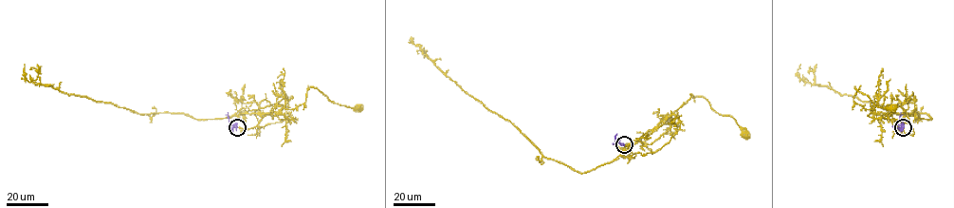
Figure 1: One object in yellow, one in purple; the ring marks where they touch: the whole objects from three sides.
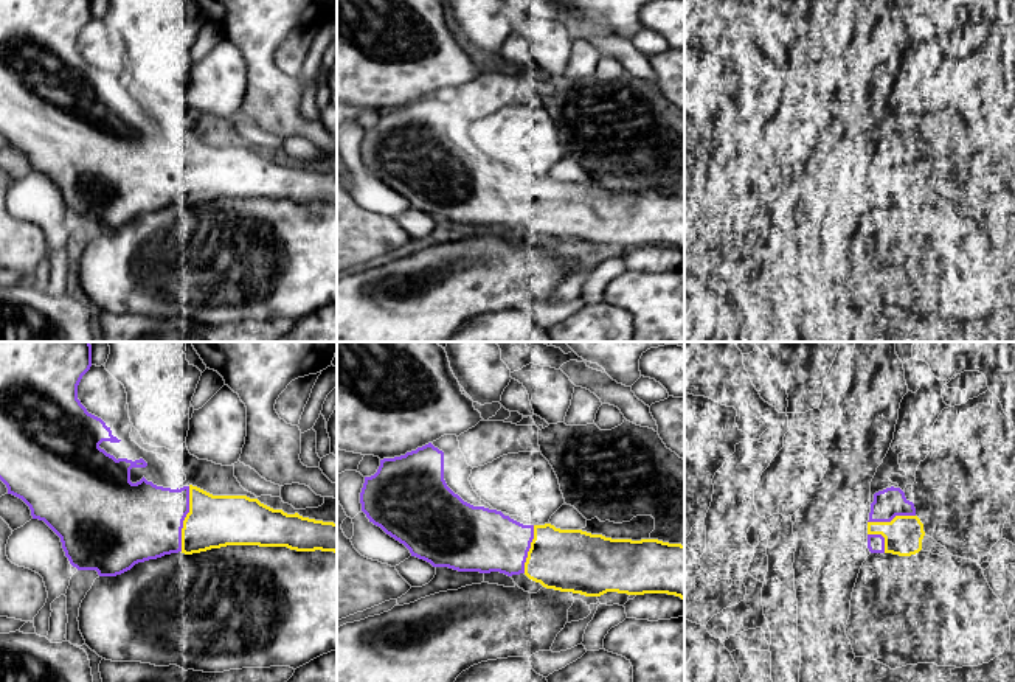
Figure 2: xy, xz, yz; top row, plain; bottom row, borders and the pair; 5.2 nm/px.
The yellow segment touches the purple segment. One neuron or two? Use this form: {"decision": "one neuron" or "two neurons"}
{"decision": "one neuron"}

